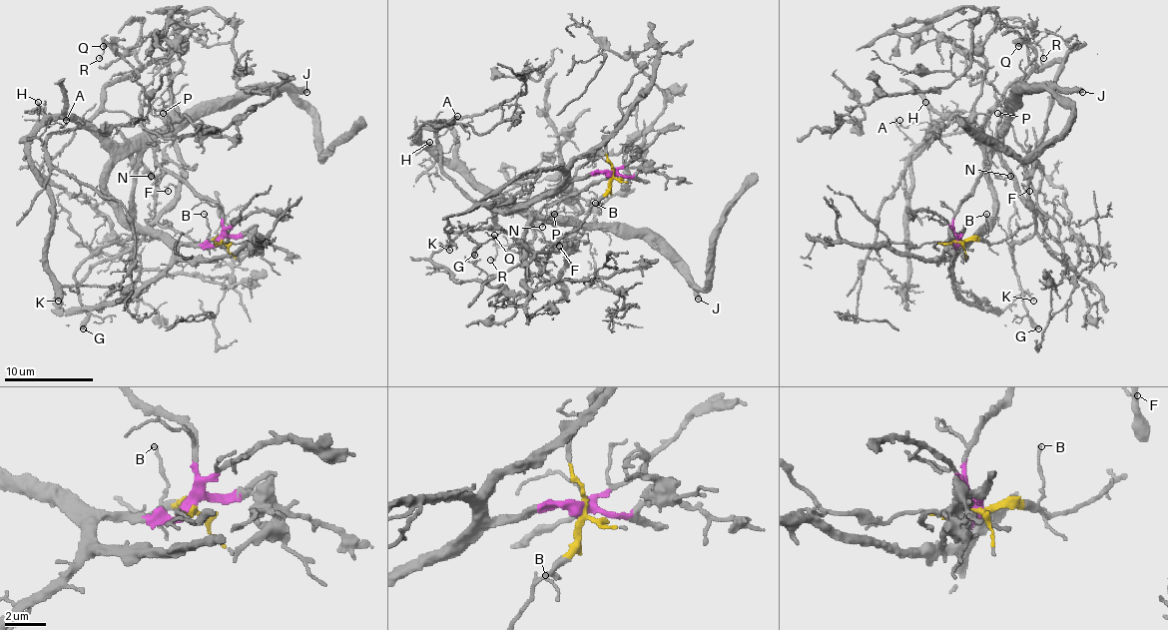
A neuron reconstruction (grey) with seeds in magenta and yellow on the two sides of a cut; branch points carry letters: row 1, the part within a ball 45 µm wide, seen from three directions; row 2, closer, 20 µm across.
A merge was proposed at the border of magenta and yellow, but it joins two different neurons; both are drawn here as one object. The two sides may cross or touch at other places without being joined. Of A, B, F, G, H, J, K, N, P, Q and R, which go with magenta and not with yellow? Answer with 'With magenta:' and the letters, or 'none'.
With magenta: A, H, J, K, N, P

